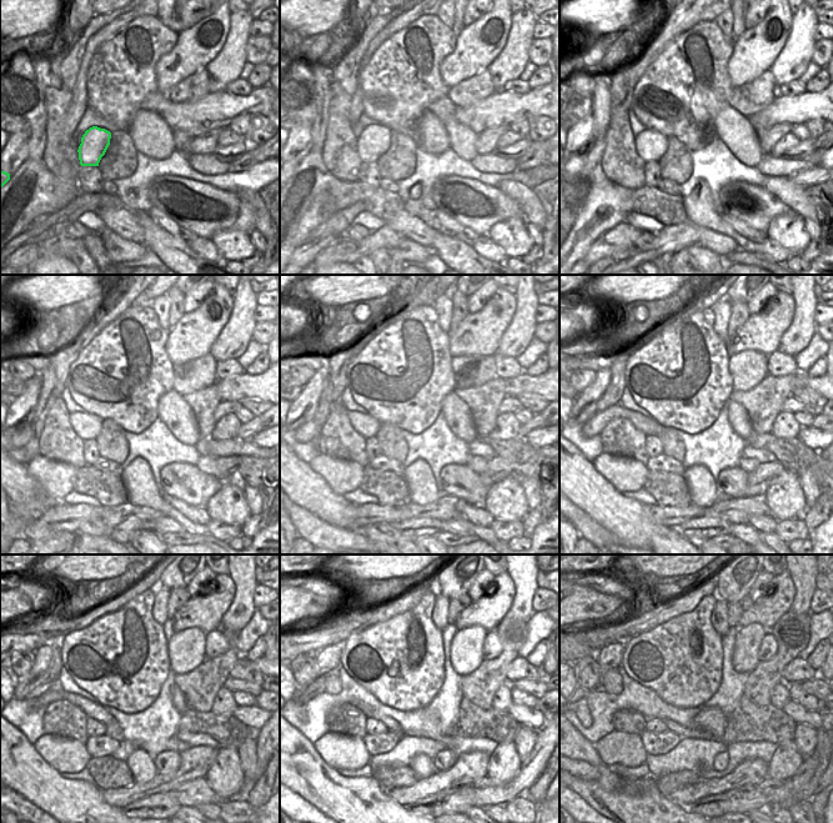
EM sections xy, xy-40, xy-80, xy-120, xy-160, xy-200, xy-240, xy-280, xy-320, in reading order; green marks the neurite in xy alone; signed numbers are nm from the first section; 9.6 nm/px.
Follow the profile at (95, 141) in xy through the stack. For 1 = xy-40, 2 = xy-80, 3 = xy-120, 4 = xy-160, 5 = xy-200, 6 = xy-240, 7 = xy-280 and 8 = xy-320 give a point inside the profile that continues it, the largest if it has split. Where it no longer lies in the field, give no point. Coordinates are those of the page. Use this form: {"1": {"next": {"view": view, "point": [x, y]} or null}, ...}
{"1": {"next": {"view": "xy-40", "point": [374, 141]}}, "2": {"next": {"view": "xy-80", "point": [651, 145]}}, "3": {"next": {"view": "xy-120", "point": [88, 426]}}, "4": {"next": {"view": "xy-160", "point": [367, 426]}}, "5": {"next": {"view": "xy-200", "point": [648, 426]}}, "6": {"next": {"view": "xy-240", "point": [93, 709]}}, "7": {"next": {"view": "xy-280", "point": [392, 726]}}, "8": {"next": {"view": "xy-320", "point": [676, 728]}}}

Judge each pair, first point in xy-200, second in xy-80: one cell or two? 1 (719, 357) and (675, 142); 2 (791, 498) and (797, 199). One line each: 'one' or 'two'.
1: two
2: two

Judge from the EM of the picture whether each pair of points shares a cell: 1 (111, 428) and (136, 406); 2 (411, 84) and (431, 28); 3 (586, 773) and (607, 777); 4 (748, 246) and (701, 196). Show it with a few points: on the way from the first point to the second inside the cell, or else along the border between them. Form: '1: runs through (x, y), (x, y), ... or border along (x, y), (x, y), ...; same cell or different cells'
1: border along (104, 418), (111, 418), (125, 430); different cells
2: runs through (423, 70), (435, 58), (431, 41); same cell
3: runs through (591, 773), (602, 774); same cell
4: runs through (734, 235), (722, 227), (704, 210); same cell

